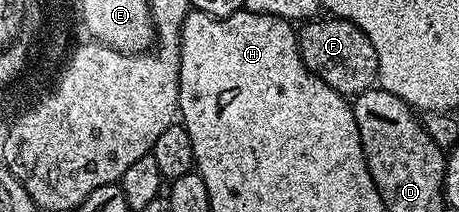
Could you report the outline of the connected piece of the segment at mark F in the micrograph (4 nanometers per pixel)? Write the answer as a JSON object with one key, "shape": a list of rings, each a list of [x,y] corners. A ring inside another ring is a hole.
{"shape":[[[326,16],[322,19],[309,19],[297,29],[297,46],[303,63],[327,87],[331,87],[342,97],[352,99],[357,94],[374,88],[377,85],[377,68],[379,59],[371,39],[355,27],[355,23],[343,20],[342,17]]]}

